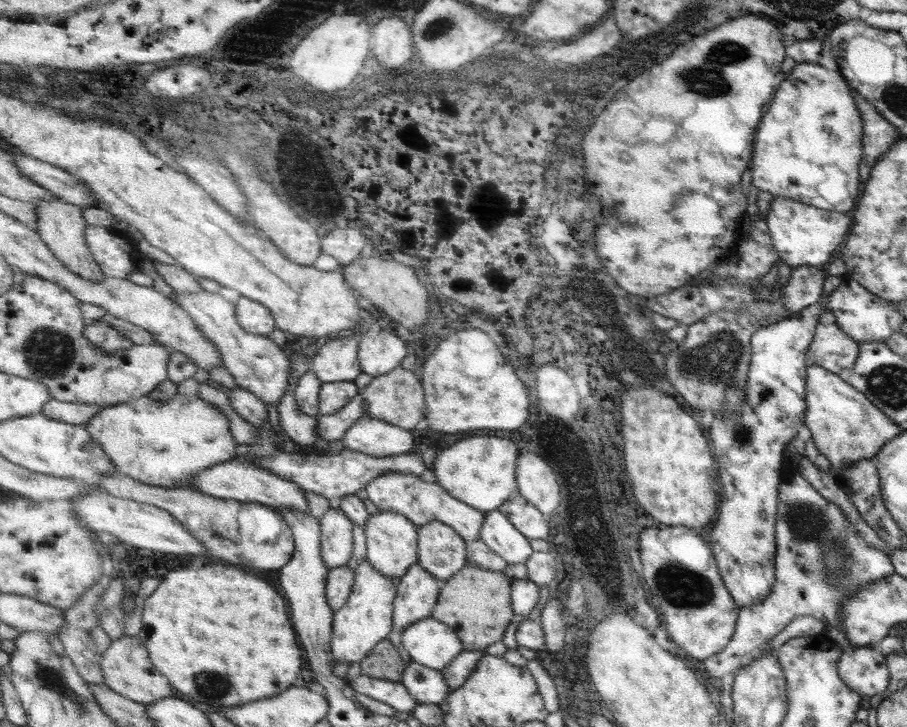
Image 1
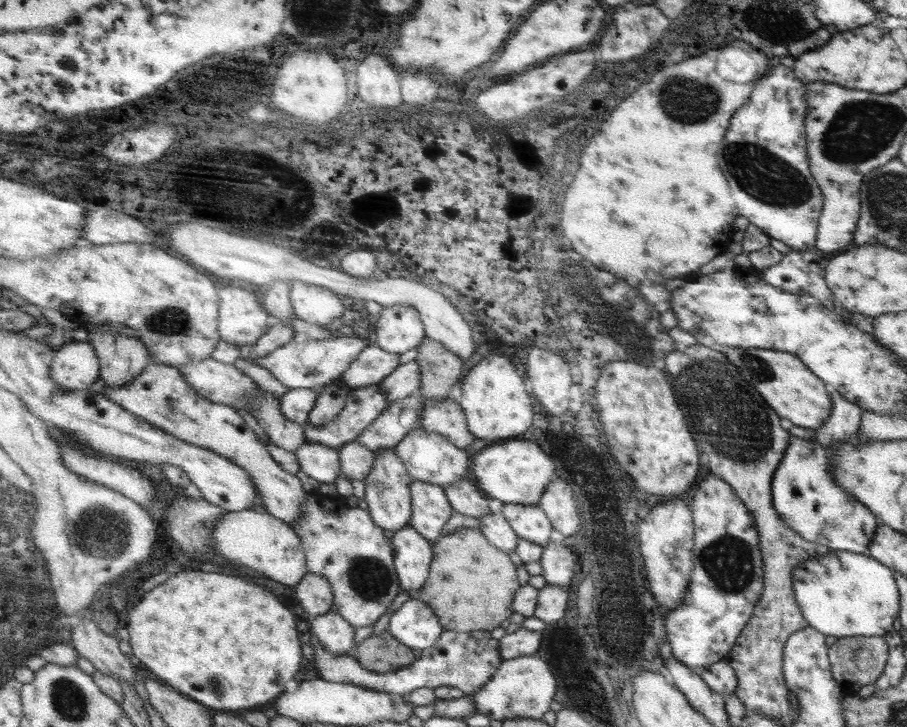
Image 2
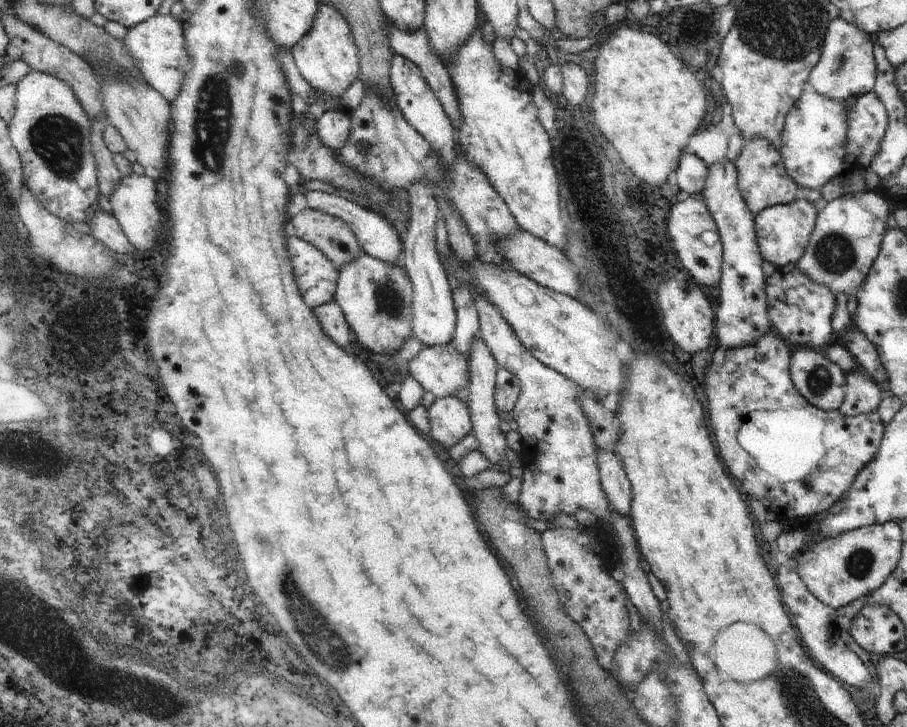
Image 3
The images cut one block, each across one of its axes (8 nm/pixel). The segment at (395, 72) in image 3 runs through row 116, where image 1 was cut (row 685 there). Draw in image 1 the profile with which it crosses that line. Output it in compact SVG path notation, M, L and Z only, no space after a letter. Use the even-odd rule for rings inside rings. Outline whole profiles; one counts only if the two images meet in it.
M413 660L407 664L405 678L401 682L409 688L419 704L443 706L445 700L451 696L451 686L447 684L443 672L437 672Z

